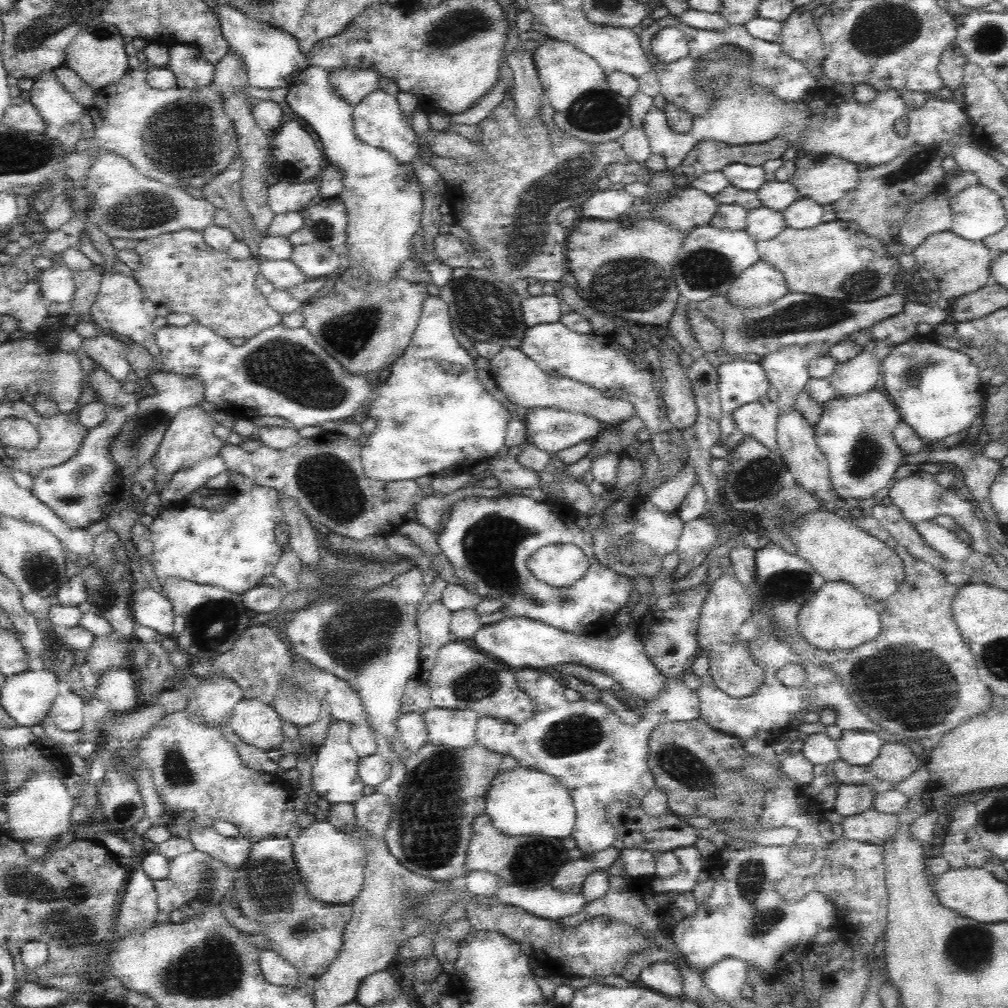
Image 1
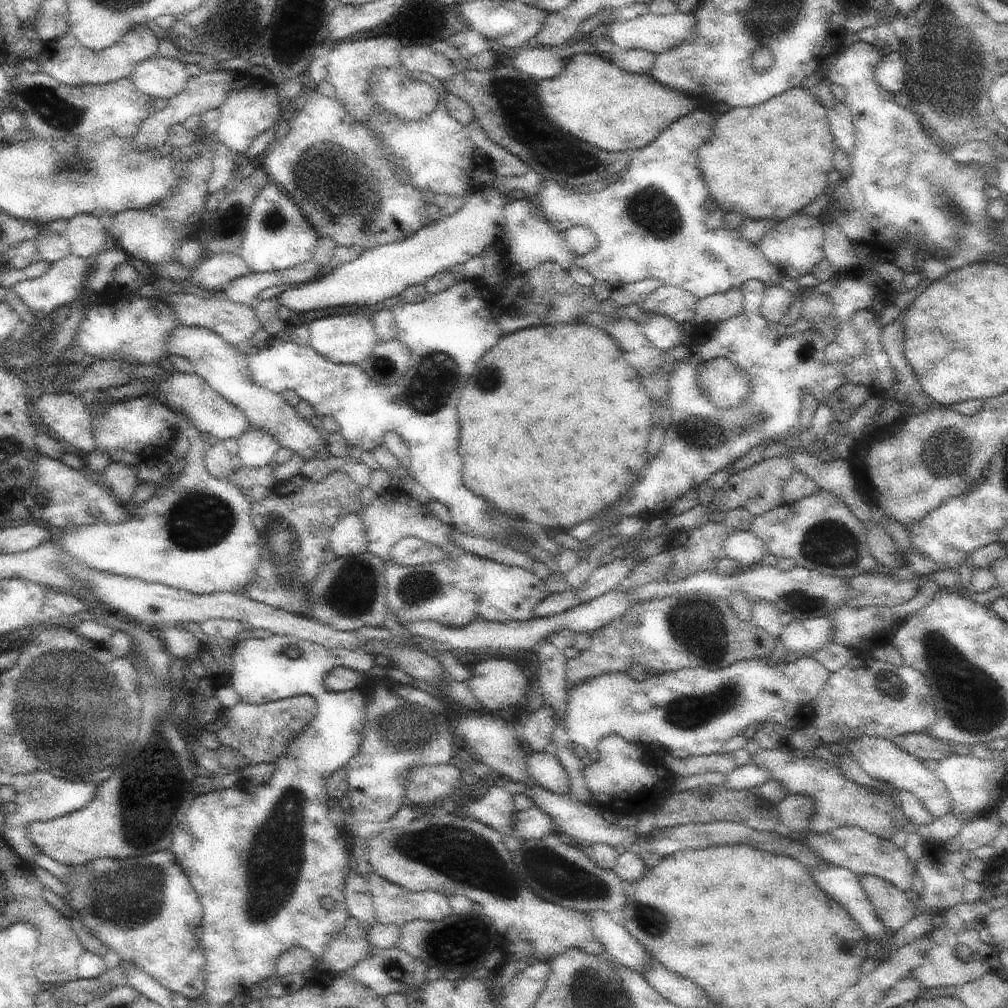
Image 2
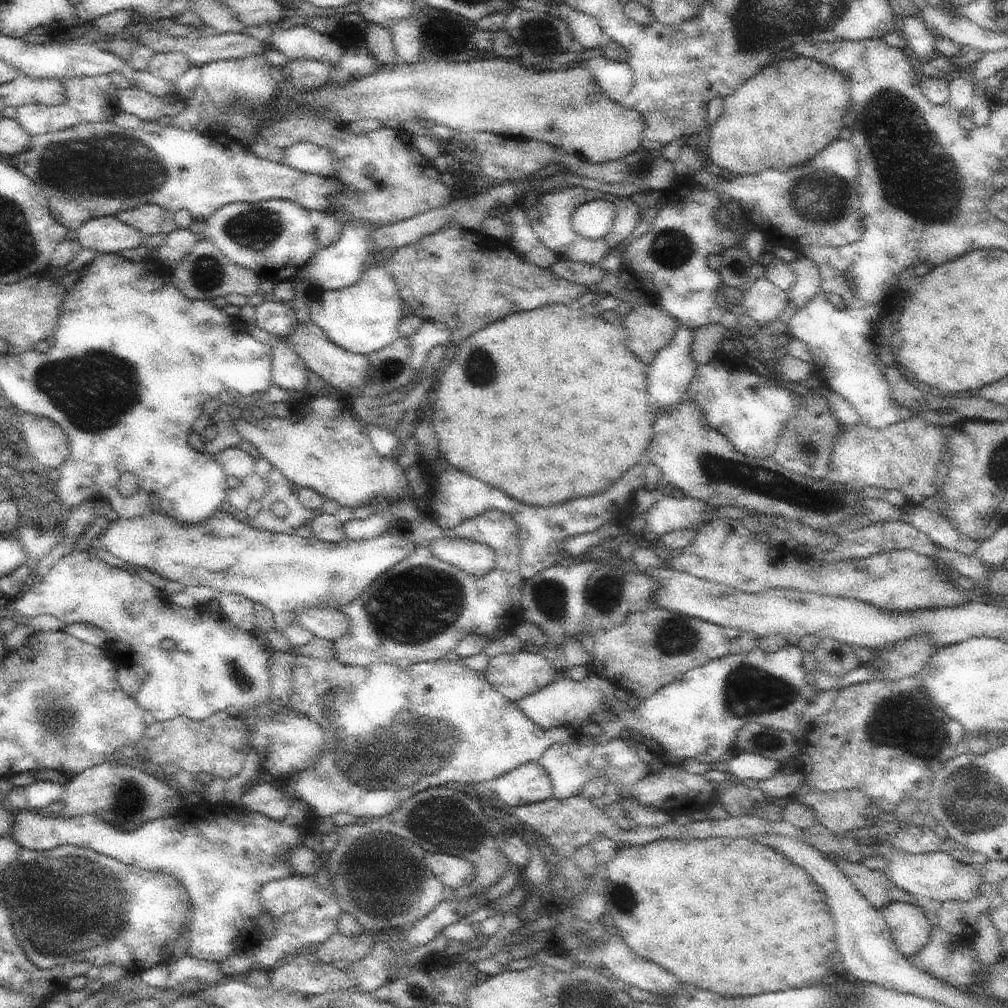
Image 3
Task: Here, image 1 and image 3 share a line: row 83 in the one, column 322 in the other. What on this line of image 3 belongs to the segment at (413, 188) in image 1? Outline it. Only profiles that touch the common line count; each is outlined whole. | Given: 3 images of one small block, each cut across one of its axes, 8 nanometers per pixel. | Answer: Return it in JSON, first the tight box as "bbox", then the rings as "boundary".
{"bbox":[309,264,404,356],"boundary":[[[372,264],[362,278],[342,290],[326,290],[312,297],[309,308],[310,320],[326,332],[326,336],[344,350],[369,356],[390,346],[400,336],[398,328],[404,314],[404,302],[398,294],[394,277],[385,264]]]}

